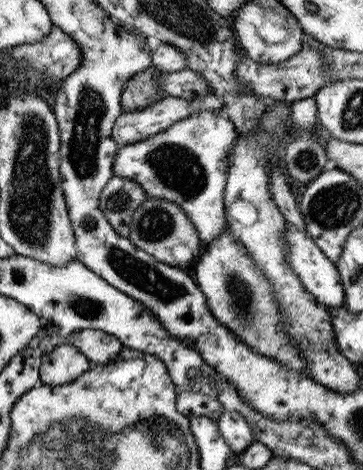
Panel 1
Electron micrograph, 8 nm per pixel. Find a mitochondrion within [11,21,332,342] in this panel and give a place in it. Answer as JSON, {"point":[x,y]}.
{"point":[88,124]}

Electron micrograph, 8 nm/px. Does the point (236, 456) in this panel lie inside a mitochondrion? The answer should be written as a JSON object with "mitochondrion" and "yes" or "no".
{"mitochondrion":"no"}

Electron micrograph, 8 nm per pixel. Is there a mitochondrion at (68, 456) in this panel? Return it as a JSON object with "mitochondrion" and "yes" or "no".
{"mitochondrion":"yes"}

